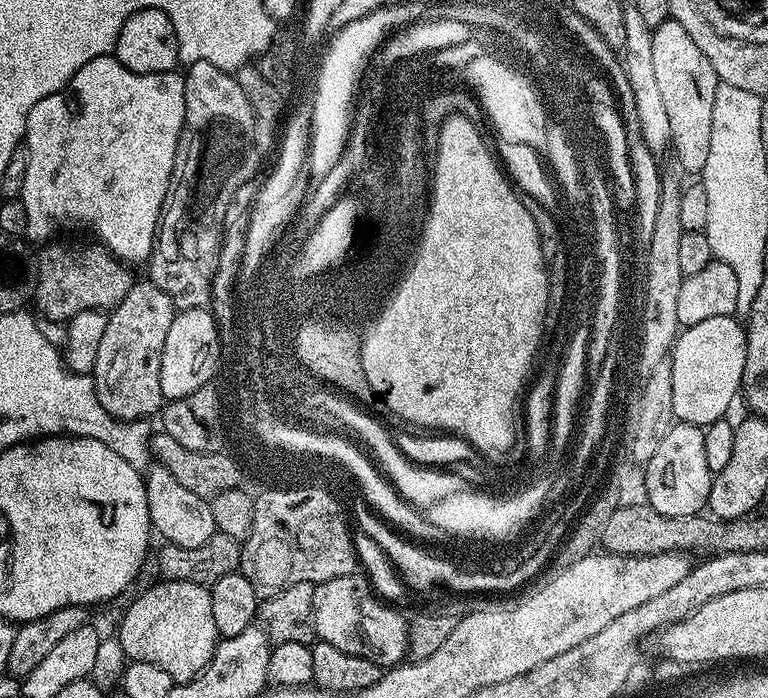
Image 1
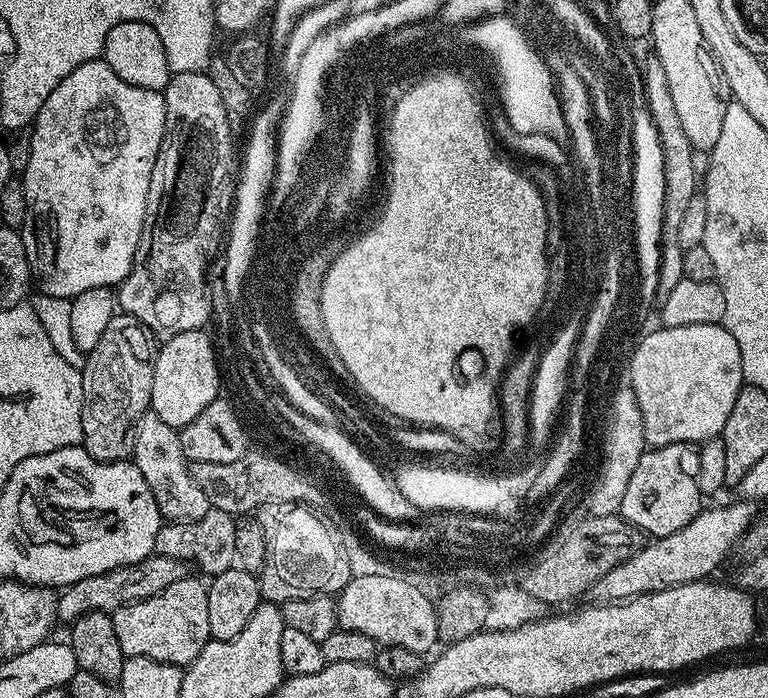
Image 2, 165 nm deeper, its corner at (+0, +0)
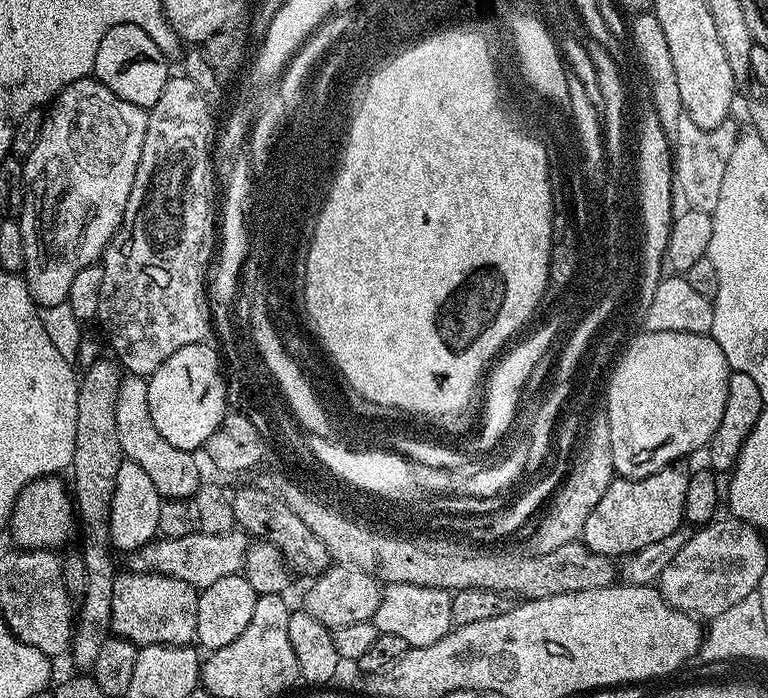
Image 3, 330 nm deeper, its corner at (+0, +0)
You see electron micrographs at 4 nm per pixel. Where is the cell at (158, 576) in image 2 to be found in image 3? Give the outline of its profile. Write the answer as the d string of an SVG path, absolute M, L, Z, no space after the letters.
M240 530L222 534L186 534L186 538L165 536L127 553L127 567L134 572L144 572L147 576L173 576L199 590L221 578L237 575L244 567L249 543L249 537Z

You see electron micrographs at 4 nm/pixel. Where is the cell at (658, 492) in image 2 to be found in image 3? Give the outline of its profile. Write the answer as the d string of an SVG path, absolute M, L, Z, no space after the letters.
M669 466L637 480L614 478L586 518L582 543L603 556L620 558L673 534L685 523L688 478L689 473L680 466Z

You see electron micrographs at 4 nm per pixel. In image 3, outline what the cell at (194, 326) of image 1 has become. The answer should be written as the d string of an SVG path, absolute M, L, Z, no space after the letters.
M205 342L174 350L174 354L147 377L150 418L154 418L158 434L162 434L170 446L195 453L196 448L207 445L210 434L224 421L229 401L221 367L219 351Z

